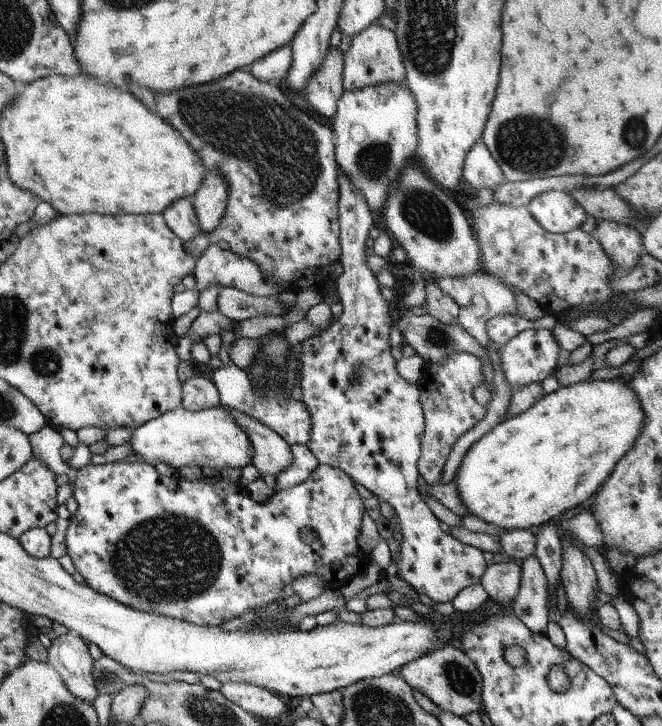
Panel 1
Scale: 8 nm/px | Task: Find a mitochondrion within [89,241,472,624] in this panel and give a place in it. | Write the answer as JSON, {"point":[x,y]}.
{"point":[170,559]}

